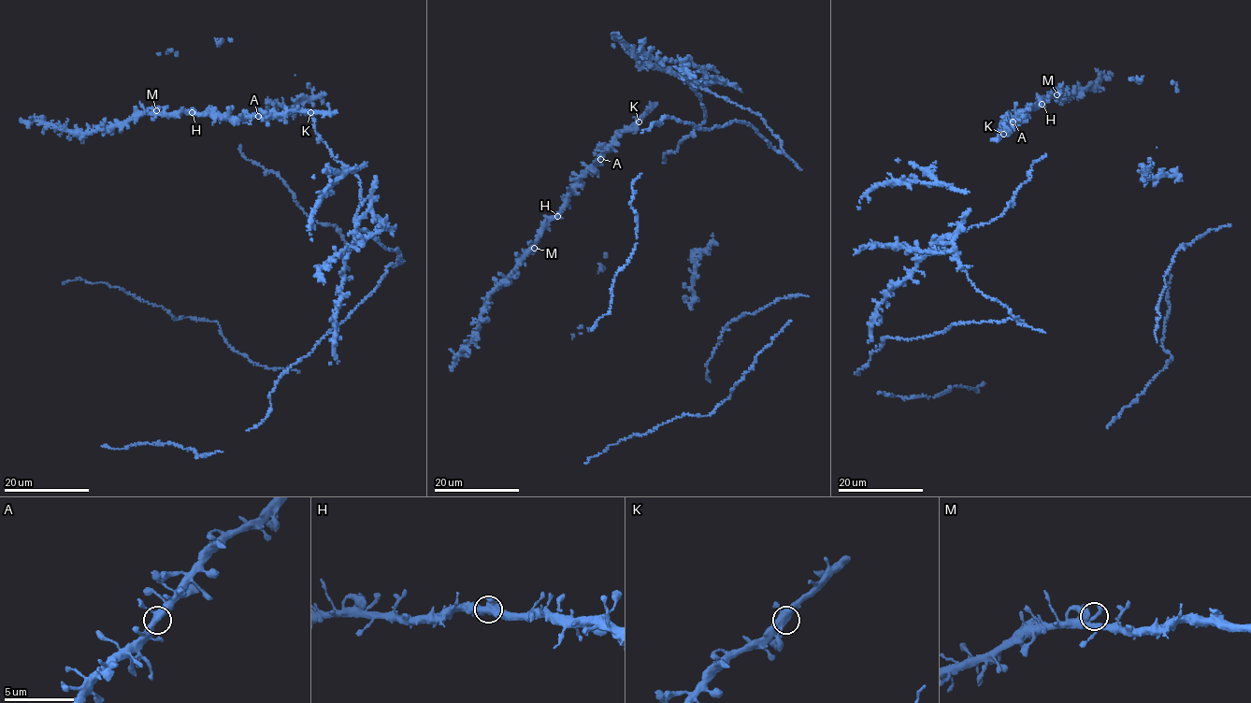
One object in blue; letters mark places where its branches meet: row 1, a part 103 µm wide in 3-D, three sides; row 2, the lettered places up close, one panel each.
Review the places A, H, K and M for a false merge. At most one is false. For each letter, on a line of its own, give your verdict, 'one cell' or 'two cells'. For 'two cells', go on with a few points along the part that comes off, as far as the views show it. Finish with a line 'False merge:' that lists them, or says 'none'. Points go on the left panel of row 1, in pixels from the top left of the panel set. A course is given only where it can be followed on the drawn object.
A: one cell
H: one cell
K: one cell
M: one cell
False merge: none

